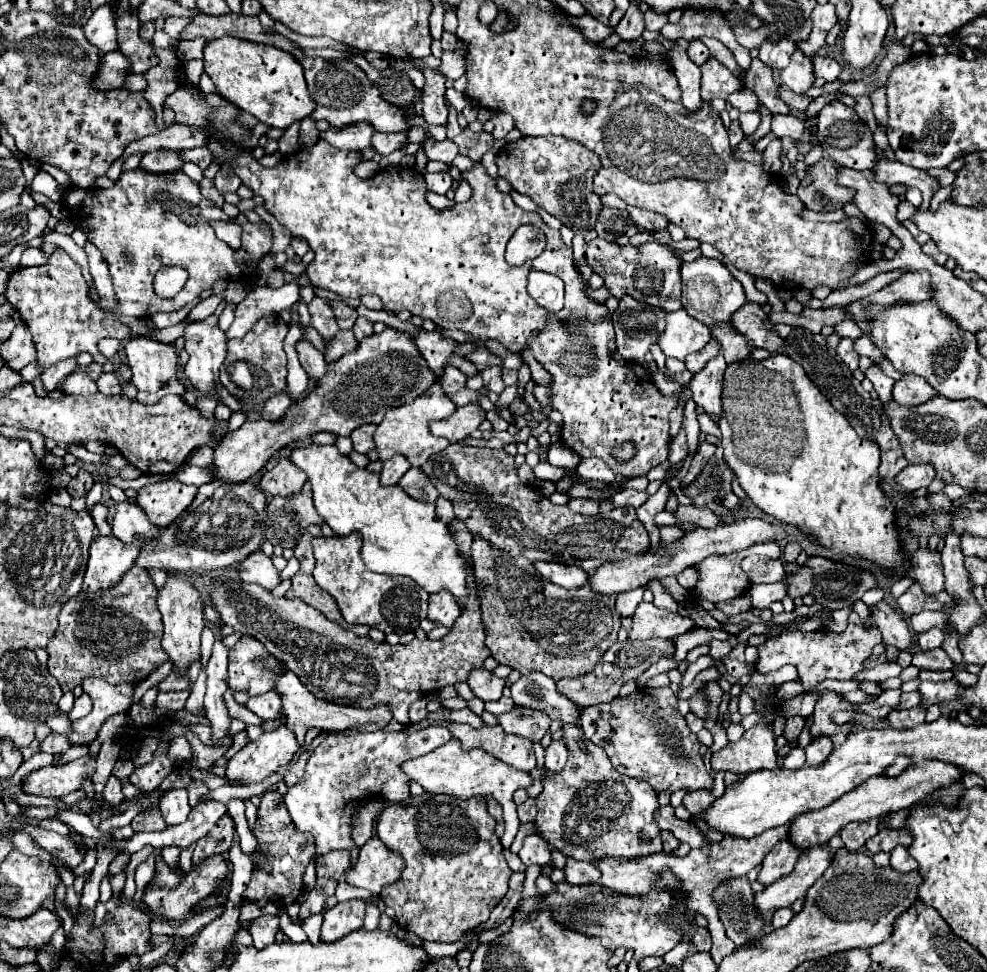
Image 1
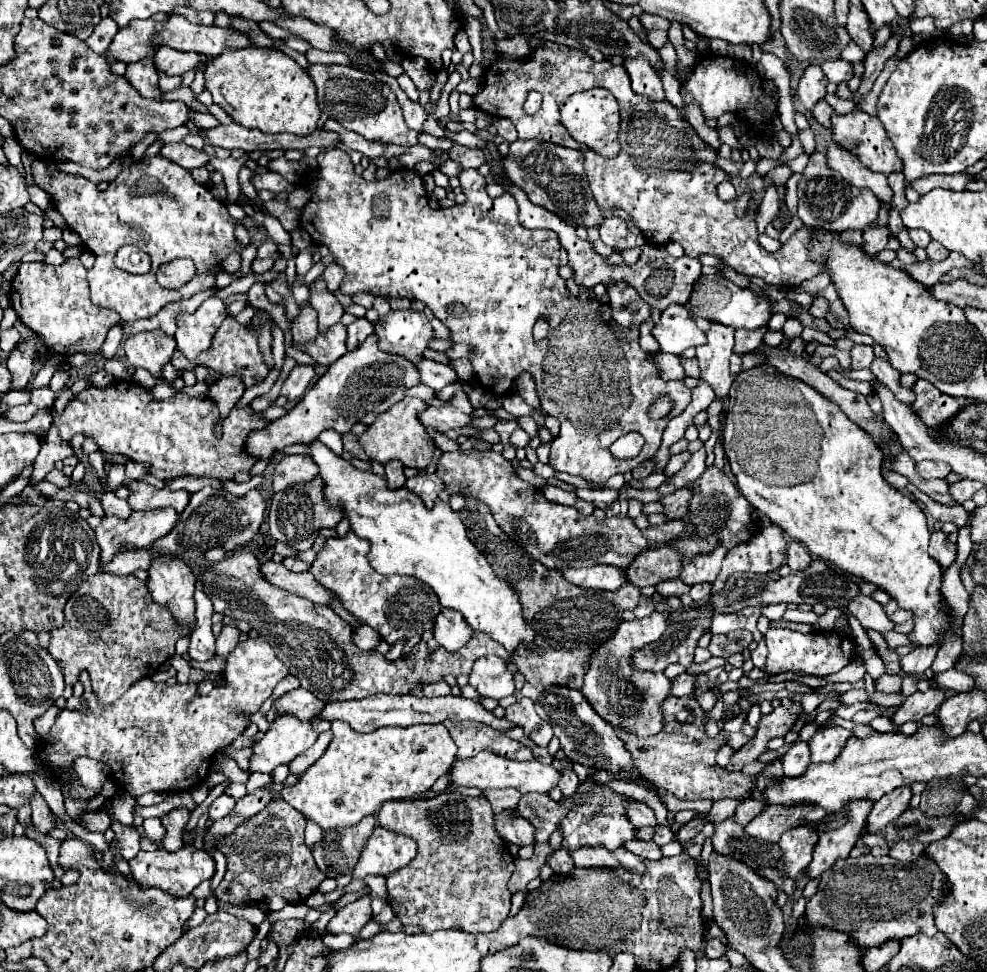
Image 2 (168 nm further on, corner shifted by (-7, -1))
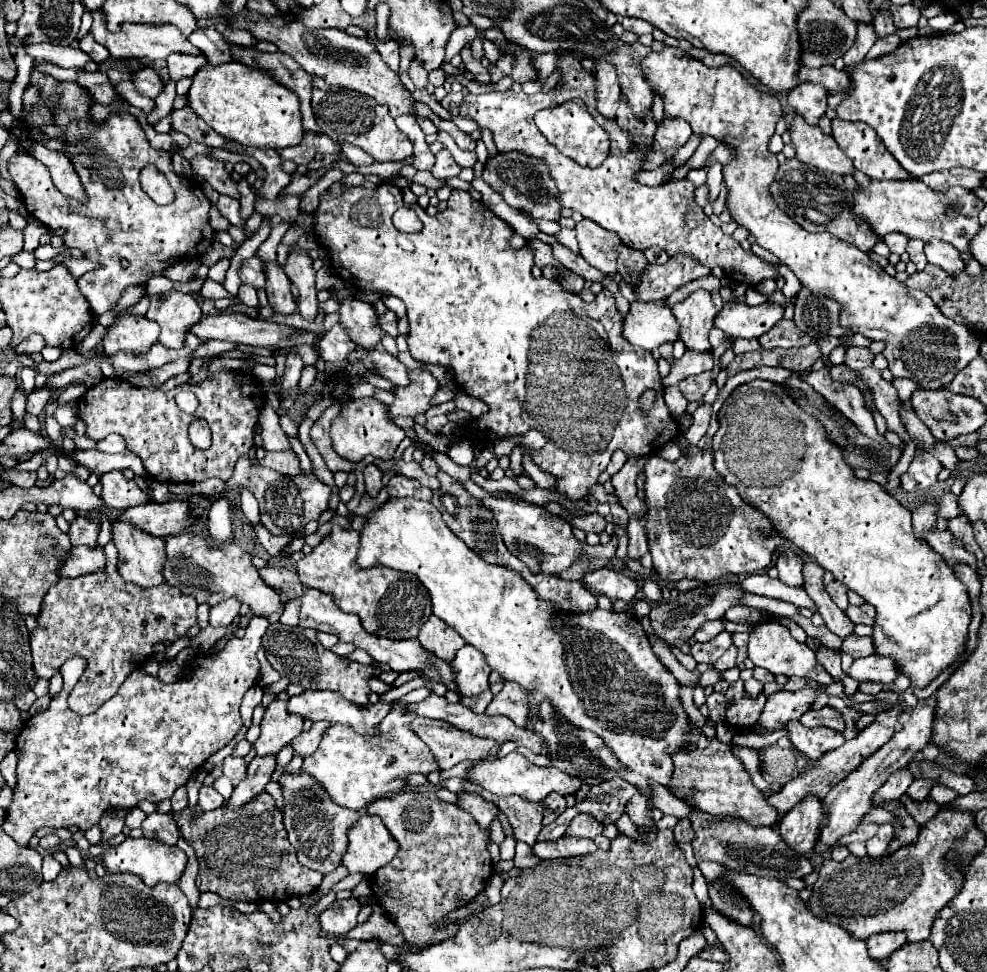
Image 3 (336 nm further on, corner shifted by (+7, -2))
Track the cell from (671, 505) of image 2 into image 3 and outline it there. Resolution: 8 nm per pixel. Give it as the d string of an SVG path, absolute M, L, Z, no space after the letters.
M630 517L628 525L628 557L634 561L640 561L644 553L648 553L648 539L646 539L646 529L644 529L646 519L640 517Z

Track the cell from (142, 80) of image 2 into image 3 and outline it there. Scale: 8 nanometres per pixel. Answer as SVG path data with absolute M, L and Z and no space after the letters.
M150 67L146 69L140 69L138 73L134 73L134 85L138 89L138 93L150 97L150 99L156 99L164 87L164 81L158 77L158 73Z

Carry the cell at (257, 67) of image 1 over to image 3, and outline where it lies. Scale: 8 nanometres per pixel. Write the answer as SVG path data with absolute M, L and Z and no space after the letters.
M238 61L222 65L206 63L194 75L188 99L194 113L200 115L218 135L244 147L278 151L300 143L304 137L298 97L290 89L284 89L284 85L276 83L268 73L250 69Z

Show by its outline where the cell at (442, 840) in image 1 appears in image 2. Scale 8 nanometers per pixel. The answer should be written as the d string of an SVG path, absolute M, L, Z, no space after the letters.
M444 790L428 800L392 800L380 808L378 826L408 836L418 844L416 858L408 866L396 870L386 878L388 904L394 908L402 924L418 924L428 934L442 928L456 928L470 934L480 934L492 932L494 928L498 928L498 924L502 924L502 920L508 918L512 898L508 890L508 880L514 872L514 858L508 852L506 842L498 836L494 828L494 812L484 796L472 798L460 792Z

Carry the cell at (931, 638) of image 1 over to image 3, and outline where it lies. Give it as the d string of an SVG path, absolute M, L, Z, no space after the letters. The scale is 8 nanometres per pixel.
M868 655L864 659L854 659L846 675L856 681L876 681L876 683L888 685L894 681L894 677L898 677L898 671L890 657Z

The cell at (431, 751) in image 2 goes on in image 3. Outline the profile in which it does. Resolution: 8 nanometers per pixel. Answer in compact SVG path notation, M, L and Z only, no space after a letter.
M394 705L380 723L380 735L376 737L358 735L352 727L336 723L324 733L320 747L304 759L302 769L314 775L338 805L348 809L364 809L368 803L400 791L406 785L406 775L426 775L438 769L428 747L410 731L410 723L416 717L418 715L406 711L406 707Z

